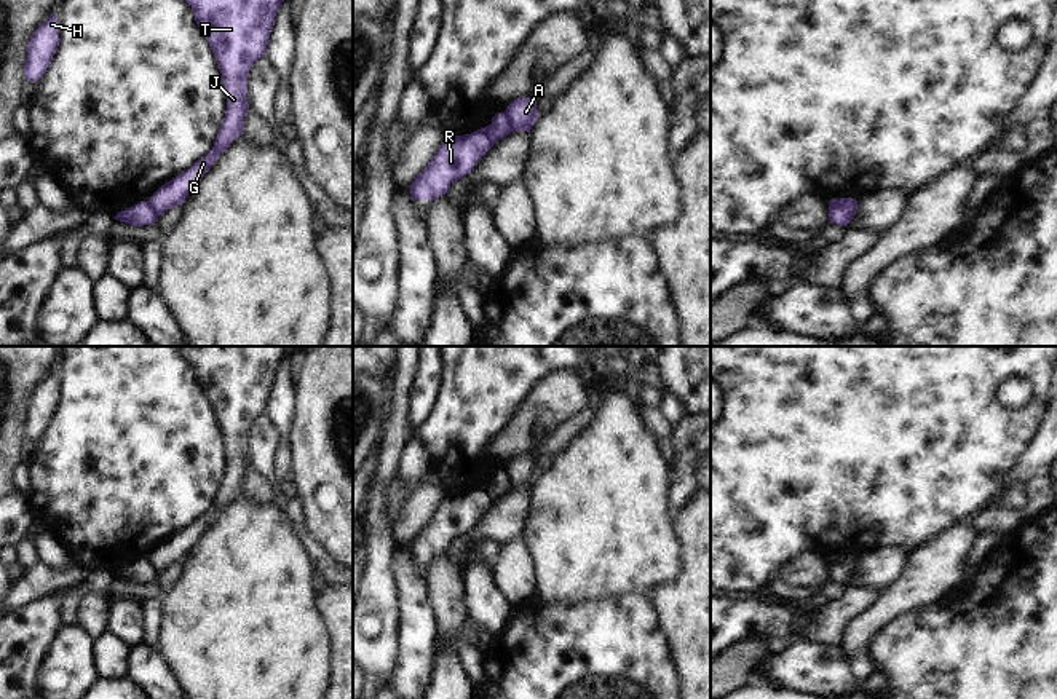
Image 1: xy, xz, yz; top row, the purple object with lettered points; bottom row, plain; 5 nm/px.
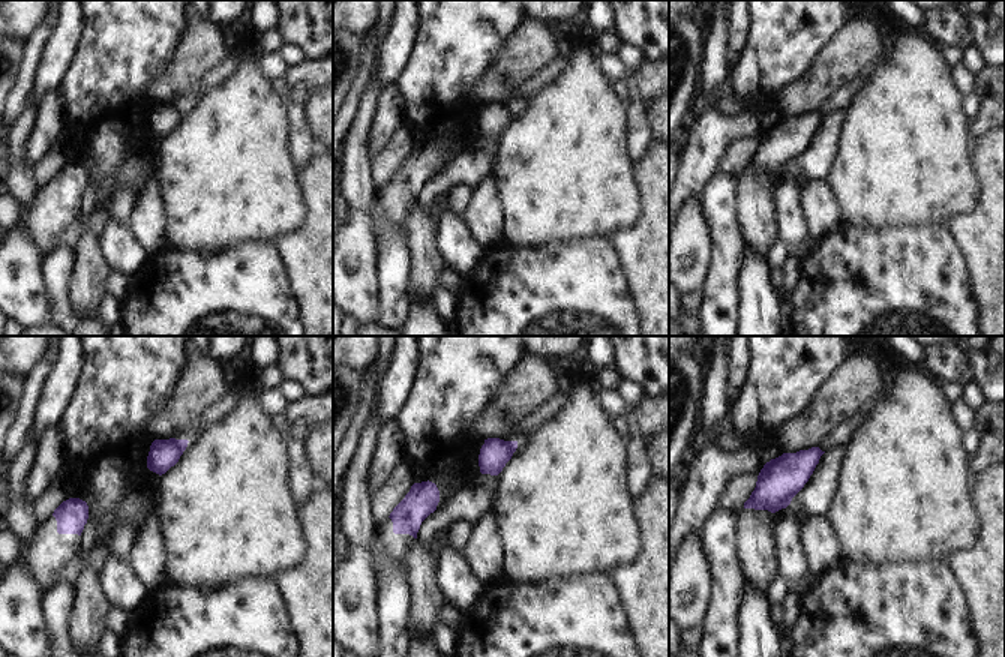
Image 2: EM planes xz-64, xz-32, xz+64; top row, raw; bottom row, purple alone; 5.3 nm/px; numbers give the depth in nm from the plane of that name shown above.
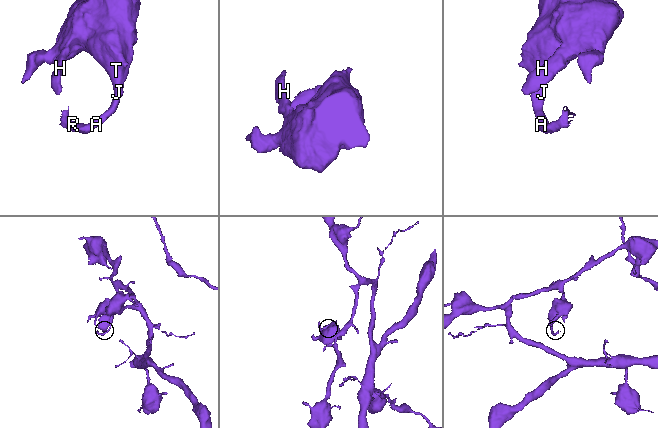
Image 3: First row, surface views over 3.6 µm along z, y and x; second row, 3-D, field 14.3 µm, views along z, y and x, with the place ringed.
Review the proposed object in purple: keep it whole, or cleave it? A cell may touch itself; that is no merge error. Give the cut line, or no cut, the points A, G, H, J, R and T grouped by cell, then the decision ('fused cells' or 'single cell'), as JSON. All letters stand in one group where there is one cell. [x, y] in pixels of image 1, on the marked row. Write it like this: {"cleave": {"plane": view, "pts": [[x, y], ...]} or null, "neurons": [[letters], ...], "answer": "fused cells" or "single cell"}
{"cleave": {"plane": "xz", "pts": [[503, 112], [511, 131]]}, "neurons": [["A", "G", "H", "J", "T"], ["R"]], "answer": "fused cells"}

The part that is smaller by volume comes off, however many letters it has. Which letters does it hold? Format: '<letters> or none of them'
R.

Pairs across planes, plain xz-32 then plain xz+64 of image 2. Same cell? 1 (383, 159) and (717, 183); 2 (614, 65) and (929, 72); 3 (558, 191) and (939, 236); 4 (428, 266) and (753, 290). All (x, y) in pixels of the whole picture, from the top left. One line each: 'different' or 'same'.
1: different
2: different
3: different
4: different

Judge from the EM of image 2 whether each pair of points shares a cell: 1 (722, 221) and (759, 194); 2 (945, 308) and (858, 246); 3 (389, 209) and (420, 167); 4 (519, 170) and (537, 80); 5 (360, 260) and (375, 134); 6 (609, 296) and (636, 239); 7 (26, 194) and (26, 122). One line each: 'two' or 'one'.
1: two
2: one
3: one
4: two
5: two
6: two
7: one

